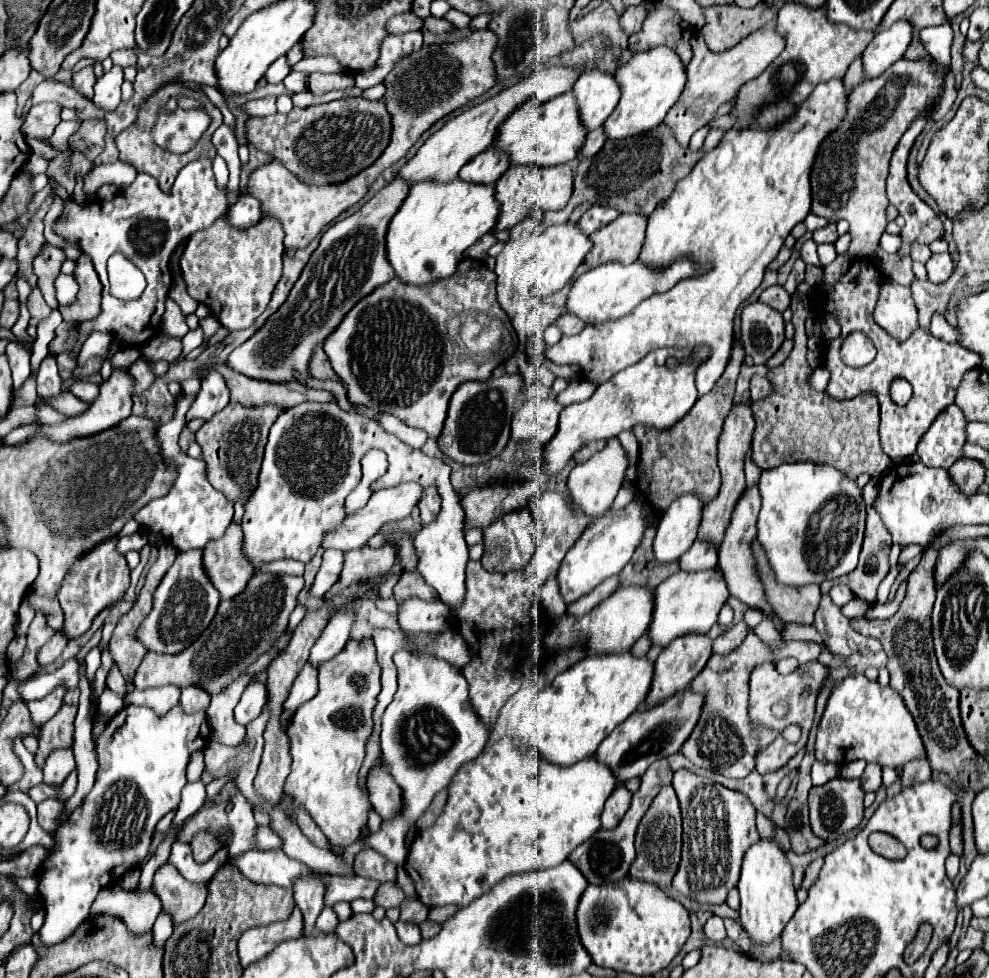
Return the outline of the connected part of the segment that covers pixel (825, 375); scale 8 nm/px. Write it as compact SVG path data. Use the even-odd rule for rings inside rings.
M815 368L813 376L811 376L811 386L815 390L825 390L827 388L827 380L831 378L831 372L827 372L827 368Z

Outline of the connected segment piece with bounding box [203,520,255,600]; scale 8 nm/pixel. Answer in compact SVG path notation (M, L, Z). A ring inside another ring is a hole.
M233 520L221 538L211 540L203 549L203 568L221 600L231 600L243 592L249 578L255 574L241 556L241 536L241 528Z

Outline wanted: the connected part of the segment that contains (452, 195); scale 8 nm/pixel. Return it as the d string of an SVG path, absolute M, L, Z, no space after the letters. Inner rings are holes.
M461 178L445 184L419 182L411 188L389 224L387 258L395 274L409 284L427 284L449 278L463 258L463 250L475 244L483 234L491 232L497 216L499 202L495 200L493 186L473 184Z

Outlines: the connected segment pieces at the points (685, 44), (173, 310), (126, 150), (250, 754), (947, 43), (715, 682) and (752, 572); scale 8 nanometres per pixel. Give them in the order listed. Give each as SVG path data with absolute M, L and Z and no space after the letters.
M651 2L647 8L645 22L639 32L629 36L629 48L631 52L645 52L653 46L669 46L681 56L683 66L689 64L691 60L691 28L681 24L679 16L675 10L661 4Z
M167 298L165 302L165 314L161 318L161 332L179 339L189 332L186 318L182 315L180 307L171 298Z
M173 80L173 82L167 82L167 84L163 84L153 96L149 96L149 100L145 100L143 104L141 104L141 108L139 108L139 112L137 112L137 120L129 126L129 128L125 128L121 134L117 134L115 136L115 146L119 148L119 160L121 162L127 162L127 164L131 164L131 166L135 166L137 168L137 172L145 172L145 174L149 174L149 176L153 176L155 180L159 180L159 186L161 188L171 188L171 184L173 184L173 180L175 180L175 176L177 176L177 170L181 170L185 164L189 164L191 160L197 160L197 158L201 158L201 156L207 156L207 158L213 158L215 156L215 146L213 146L213 142L211 142L211 136L213 136L213 132L223 124L223 114L221 114L218 108L215 108L211 101L203 95L200 97L200 100L203 101L203 107L209 114L211 114L211 126L207 128L207 132L203 134L203 138L197 142L197 146L191 150L191 152L187 152L187 154L183 154L183 156L175 156L175 154L171 154L171 152L167 152L167 150L161 150L161 148L157 148L155 144L153 144L153 140L151 140L151 128L153 128L153 124L155 124L155 120L157 120L157 112L159 112L159 108L167 102L167 98L169 96L183 96L183 94L191 94L191 92L199 92L199 94L203 94L203 90L191 90L191 88L185 88L183 86L183 80Z
M267 706L263 708L263 712L247 724L247 736L245 736L245 742L237 748L227 748L227 746L221 746L219 742L209 742L205 748L203 748L203 754L205 754L205 768L209 772L215 774L215 778L221 778L225 774L233 774L235 776L235 784L239 786L239 792L251 802L251 804L257 804L257 800L261 800L255 790L253 790L253 778L257 774L257 766L259 766L259 760L261 760L261 752L263 752L263 730L267 726L267 720L269 720L269 710Z
M949 22L941 24L941 26L931 26L931 28L923 28L919 34L919 40L923 44L923 48L927 52L931 52L931 58L937 60L941 66L949 66L951 64L951 42L953 42L953 30L949 26Z
M749 632L745 642L727 656L713 654L703 672L691 682L695 692L705 692L705 706L695 732L683 744L683 756L689 758L697 768L719 772L727 778L745 778L755 770L755 756L763 750L771 740L775 740L775 732L763 728L761 724L751 724L749 718L749 676L751 670L763 662L769 662L769 648Z
M749 486L743 492L743 498L739 498L739 504L735 506L729 526L725 530L725 538L723 544L719 548L719 568L727 580L729 592L731 596L739 598L743 604L747 604L749 608L757 608L761 610L767 618L773 618L773 608L767 604L765 592L763 592L763 582L759 580L759 572L755 568L755 556L751 556L751 544L757 538L757 514L759 514L759 506L761 506L761 496L757 486Z

